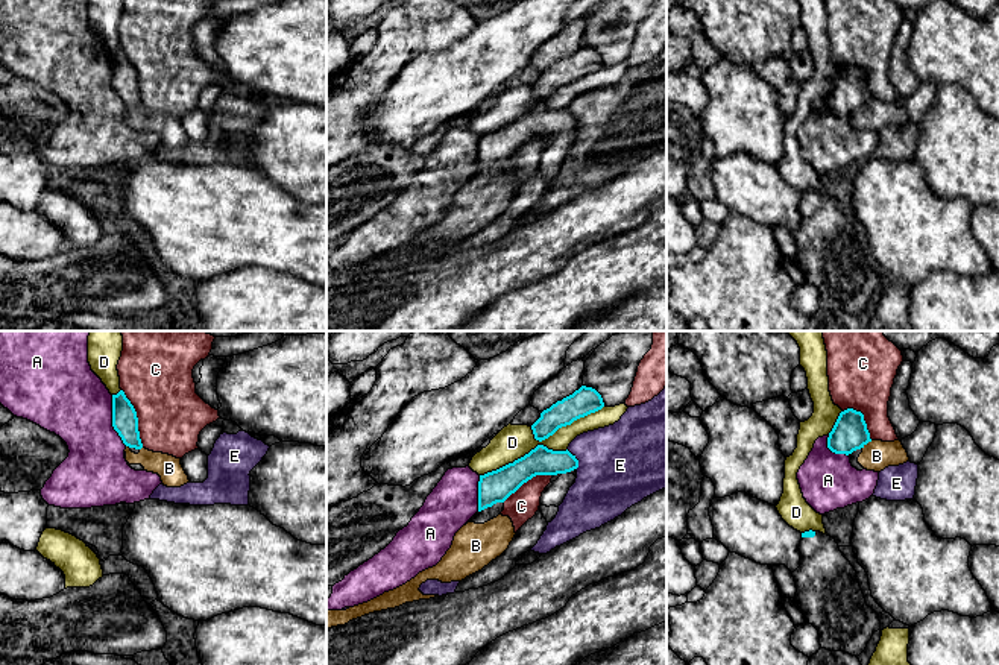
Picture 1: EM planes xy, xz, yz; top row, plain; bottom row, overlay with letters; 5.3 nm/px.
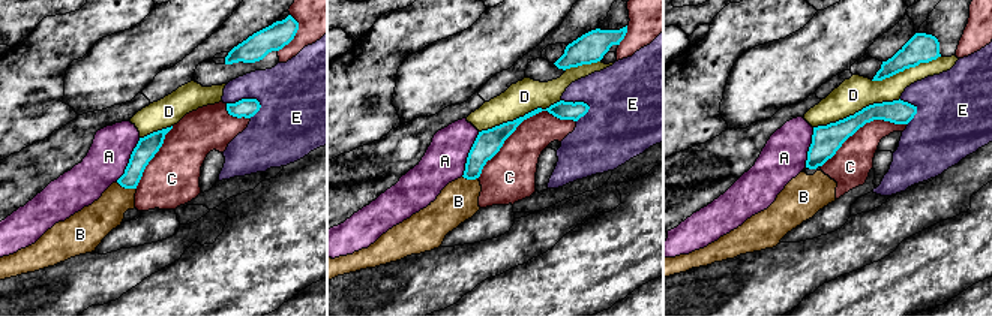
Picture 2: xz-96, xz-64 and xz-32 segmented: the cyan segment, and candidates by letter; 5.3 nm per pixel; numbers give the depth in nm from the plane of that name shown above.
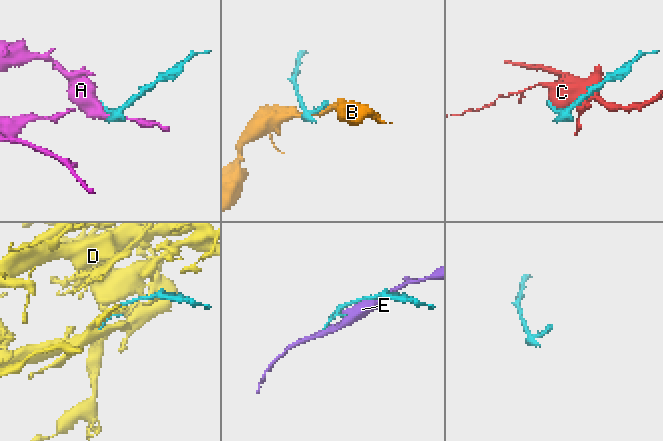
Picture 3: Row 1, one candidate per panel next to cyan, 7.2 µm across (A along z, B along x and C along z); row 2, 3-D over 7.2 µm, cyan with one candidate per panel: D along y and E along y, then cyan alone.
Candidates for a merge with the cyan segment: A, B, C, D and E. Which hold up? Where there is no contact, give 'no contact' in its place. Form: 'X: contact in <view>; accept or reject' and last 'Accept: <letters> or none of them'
A: contact in xy; reject
B: contact in yz; reject
C: contact in xy; reject
D: contact in xz; reject
E: contact in xz; reject
Accept: none of them

